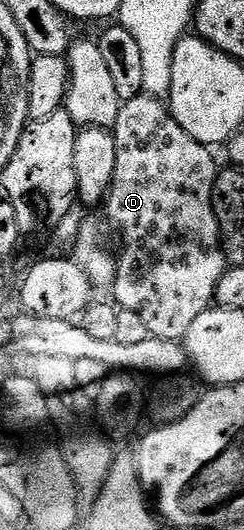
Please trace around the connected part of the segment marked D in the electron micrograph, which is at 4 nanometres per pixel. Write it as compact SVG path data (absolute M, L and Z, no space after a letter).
M142 94L124 101L119 110L119 118L111 131L115 138L115 150L117 151L115 178L111 178L111 186L104 198L103 209L105 208L106 214L117 223L117 228L121 231L121 240L125 243L121 248L121 257L117 256L115 260L117 264L114 290L116 305L118 309L126 308L133 311L145 323L151 336L164 340L184 341L187 329L191 327L191 322L195 322L195 318L199 318L199 314L203 314L214 303L219 278L227 267L225 251L221 249L219 222L215 218L215 210L213 209L213 187L217 181L219 164L213 161L213 156L209 153L212 151L206 145L195 142L195 138L191 138L191 134L187 134L187 130L183 130L183 126L179 126L179 122L175 122L168 103L156 96Z

